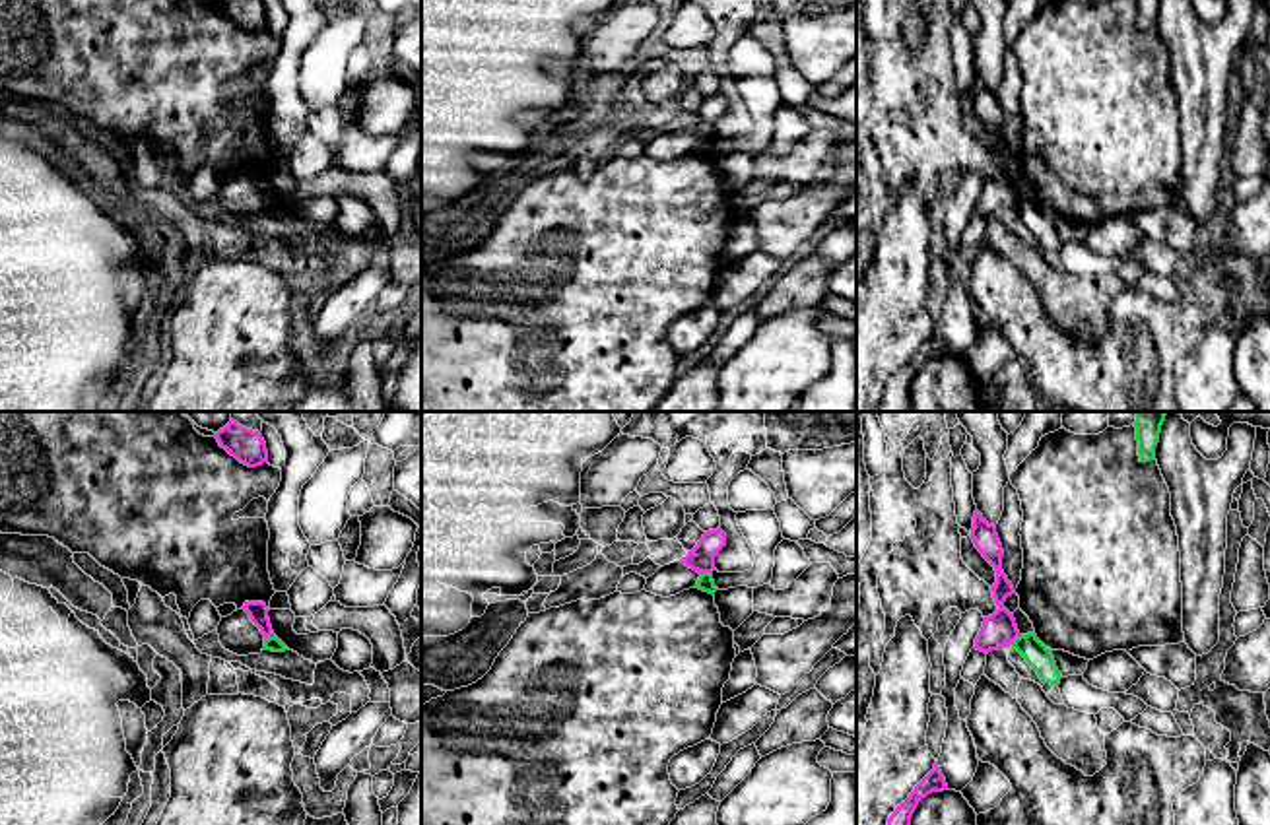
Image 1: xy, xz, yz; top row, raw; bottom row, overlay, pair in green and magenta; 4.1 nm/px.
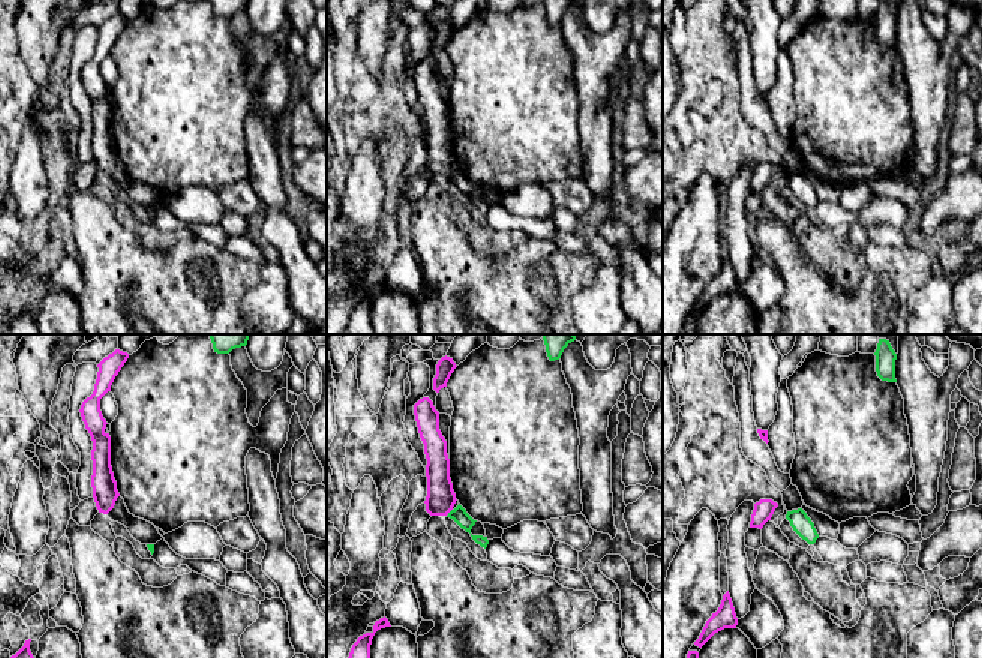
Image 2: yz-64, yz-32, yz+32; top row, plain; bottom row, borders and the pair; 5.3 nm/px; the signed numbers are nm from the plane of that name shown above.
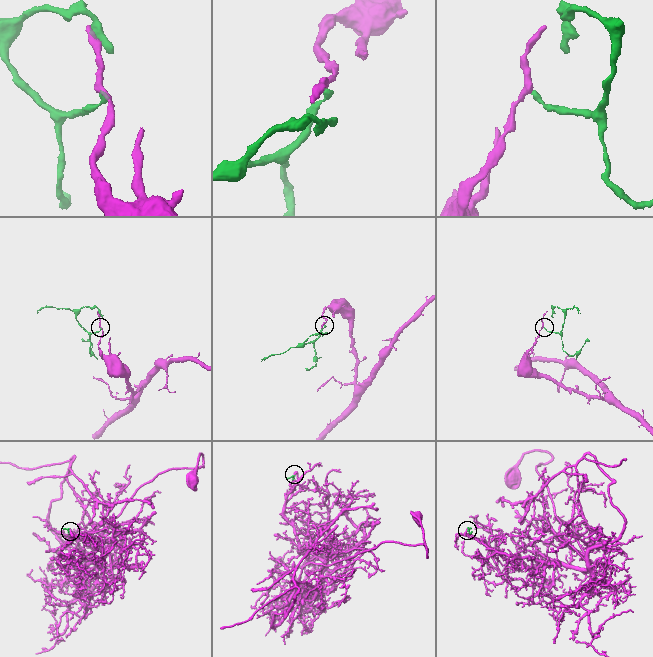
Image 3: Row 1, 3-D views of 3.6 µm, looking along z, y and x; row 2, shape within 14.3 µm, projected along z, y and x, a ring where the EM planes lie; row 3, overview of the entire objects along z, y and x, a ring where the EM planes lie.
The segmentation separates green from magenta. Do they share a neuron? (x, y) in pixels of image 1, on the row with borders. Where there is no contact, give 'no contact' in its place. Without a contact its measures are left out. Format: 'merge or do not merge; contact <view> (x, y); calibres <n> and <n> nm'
do not merge; contact xy (268, 637); calibres 60 and 80 nm

